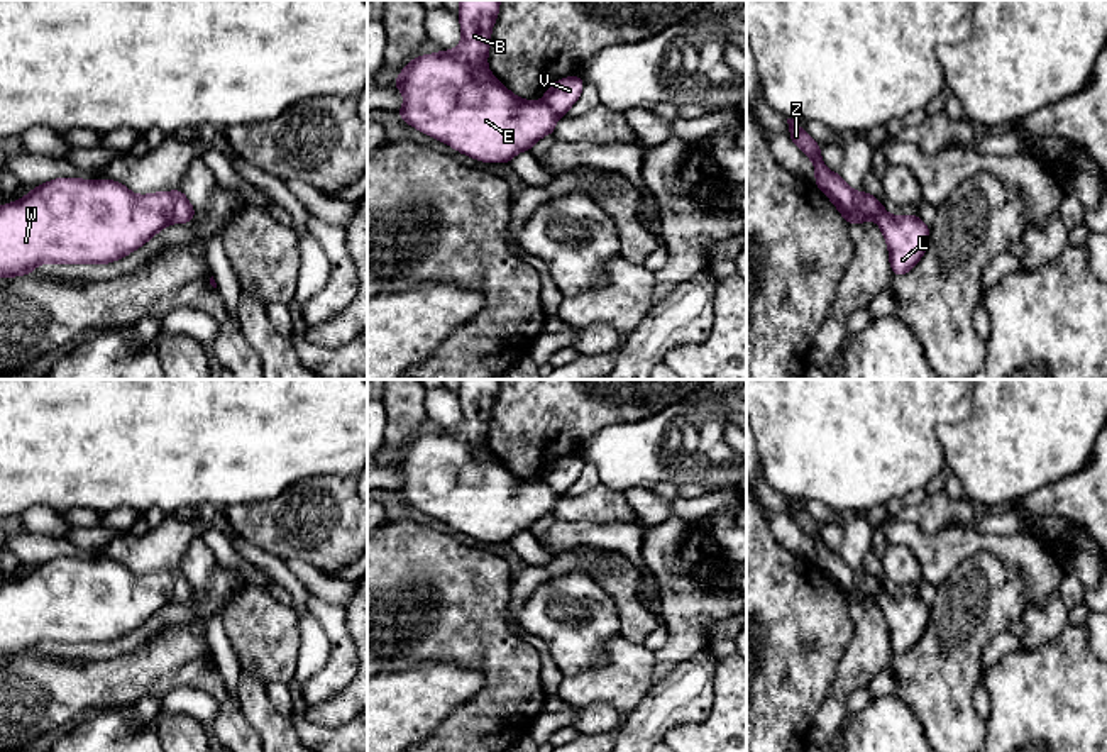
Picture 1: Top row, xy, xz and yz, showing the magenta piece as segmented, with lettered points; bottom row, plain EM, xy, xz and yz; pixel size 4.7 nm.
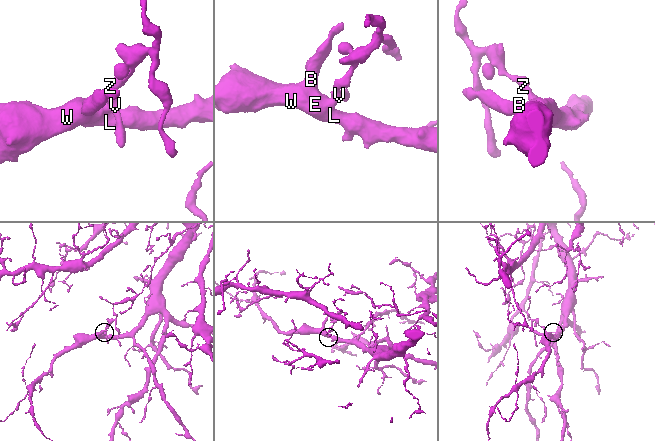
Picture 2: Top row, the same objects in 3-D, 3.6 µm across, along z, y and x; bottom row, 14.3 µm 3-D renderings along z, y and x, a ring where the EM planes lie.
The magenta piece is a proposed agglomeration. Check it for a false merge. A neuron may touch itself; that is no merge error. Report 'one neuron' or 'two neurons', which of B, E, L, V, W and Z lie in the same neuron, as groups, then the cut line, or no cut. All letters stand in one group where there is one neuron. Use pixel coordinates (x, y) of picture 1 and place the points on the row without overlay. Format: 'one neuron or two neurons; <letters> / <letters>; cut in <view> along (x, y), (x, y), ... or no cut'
two neurons; B E L W / V Z; cut in xy along (171, 571), (173, 602)

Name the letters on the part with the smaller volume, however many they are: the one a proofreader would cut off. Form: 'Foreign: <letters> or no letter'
Foreign: V, Z

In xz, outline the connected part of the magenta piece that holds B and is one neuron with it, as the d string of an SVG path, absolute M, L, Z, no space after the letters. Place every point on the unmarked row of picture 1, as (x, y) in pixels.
M459 379L460 423L452 430L416 435L393 462L405 474L403 486L396 489L403 501L482 542L509 542L520 530L531 530L538 518L554 513L559 500L548 484L516 476L487 449L491 408L499 393L499 381Z

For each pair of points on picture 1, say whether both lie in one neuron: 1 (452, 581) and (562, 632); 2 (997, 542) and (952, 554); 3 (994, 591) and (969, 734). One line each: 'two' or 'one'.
1: two
2: one
3: one

